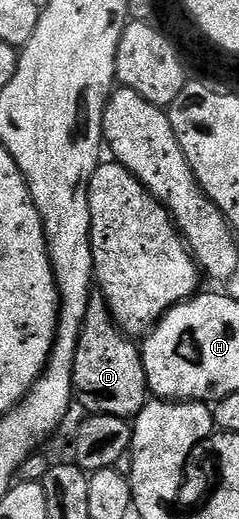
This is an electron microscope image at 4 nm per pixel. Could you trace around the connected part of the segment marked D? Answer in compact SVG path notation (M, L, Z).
M98 293L92 294L89 309L85 309L85 321L77 341L77 353L73 357L73 395L78 406L80 403L84 407L84 412L93 415L121 417L128 421L134 420L135 416L141 413L144 405L149 402L143 352L140 344L134 338L124 335L116 327L111 312L107 310L107 303Z

